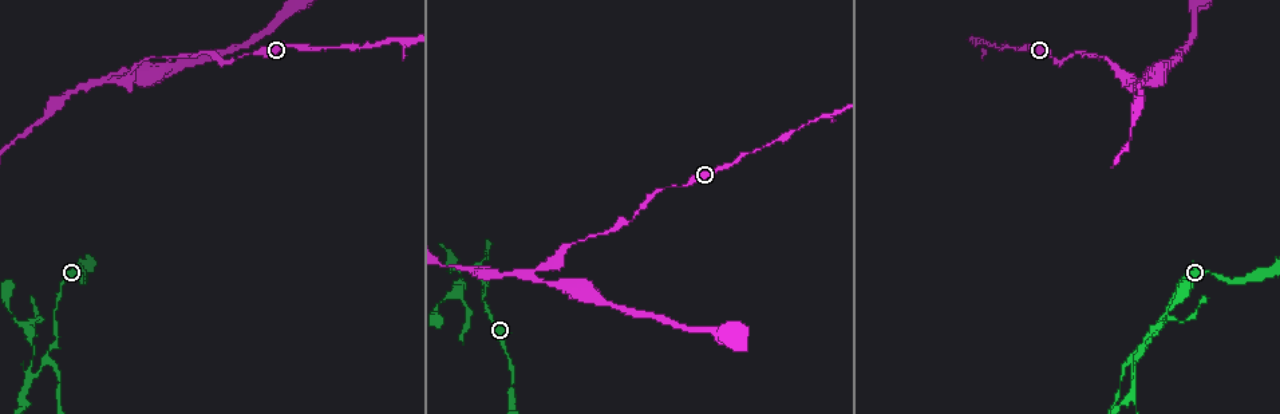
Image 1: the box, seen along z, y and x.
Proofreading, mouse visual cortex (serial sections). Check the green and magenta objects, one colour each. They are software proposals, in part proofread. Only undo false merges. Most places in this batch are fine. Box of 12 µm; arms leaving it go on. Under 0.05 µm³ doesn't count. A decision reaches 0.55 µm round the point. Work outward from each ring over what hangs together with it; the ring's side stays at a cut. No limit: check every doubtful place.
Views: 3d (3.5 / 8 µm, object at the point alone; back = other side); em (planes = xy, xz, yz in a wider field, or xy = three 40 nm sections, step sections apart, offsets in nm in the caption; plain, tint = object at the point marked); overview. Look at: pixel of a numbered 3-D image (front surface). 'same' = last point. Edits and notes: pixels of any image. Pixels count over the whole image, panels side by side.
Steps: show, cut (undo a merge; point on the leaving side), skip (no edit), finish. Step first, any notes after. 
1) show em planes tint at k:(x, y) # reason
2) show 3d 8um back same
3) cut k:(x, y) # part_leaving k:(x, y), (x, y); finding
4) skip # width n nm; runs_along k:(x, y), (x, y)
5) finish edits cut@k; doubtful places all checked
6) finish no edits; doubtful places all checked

show 3d 8um back at 1:(1053, 58) # narrows sharply

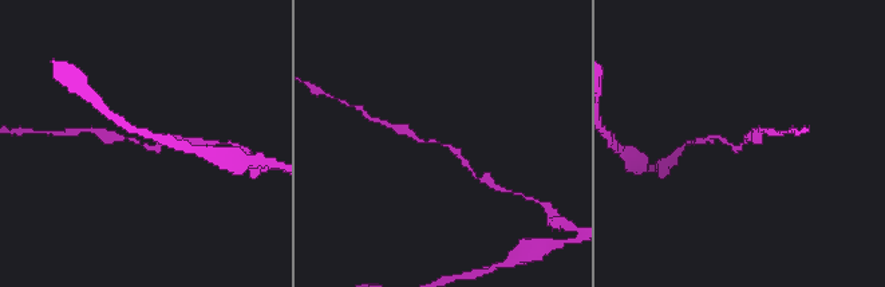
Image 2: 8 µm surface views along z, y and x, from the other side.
show em xy step 5 tint at 2:(143, 146) # arm_widths 150, 200 nm

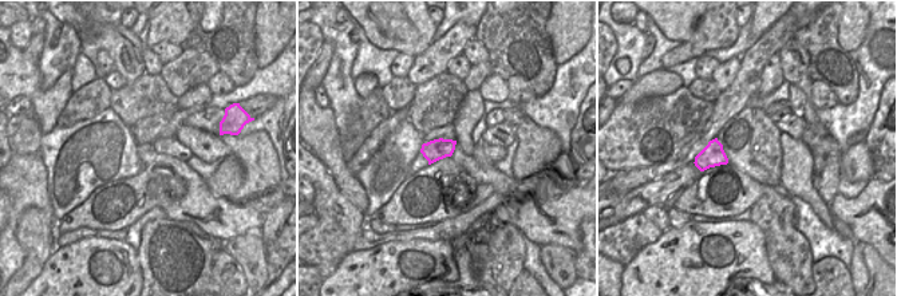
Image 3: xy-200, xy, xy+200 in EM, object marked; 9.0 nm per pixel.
skip # runs_along 2:(407, 132), (449, 146), (469, 168); continuous, no second cell

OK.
show 3d 3.5um back at 1:(1134, 81) # a fork

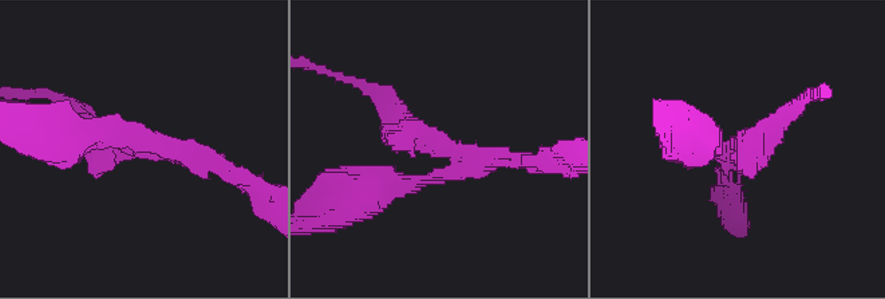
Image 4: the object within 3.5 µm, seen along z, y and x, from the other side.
show em xy step 5 tint at 4:(437, 145) # arms 3; arm_widths 150, 200, 250 nm

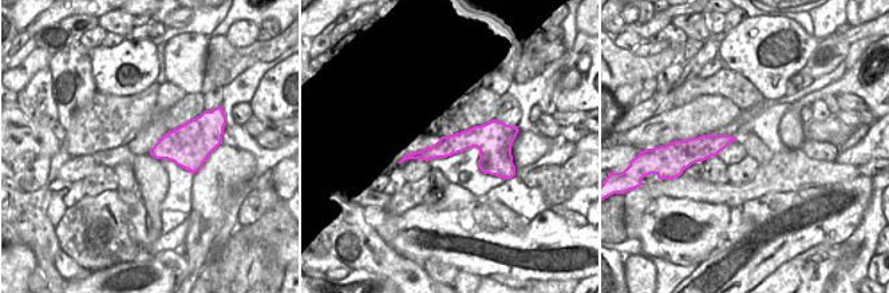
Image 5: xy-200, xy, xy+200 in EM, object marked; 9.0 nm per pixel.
skip # width 190 nm; runs_along 4:(793, 107), (759, 148), (704, 132); continuous, no second cell

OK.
show 3d 3.5um at 1:(33, 372) # side arm on a straight run

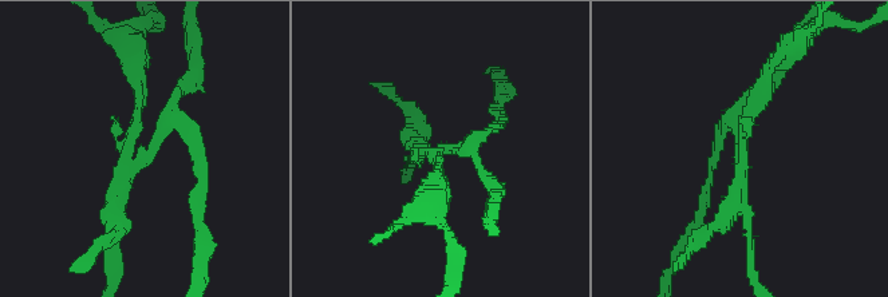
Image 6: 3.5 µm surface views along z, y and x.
show em xy step 1 tint at 6:(444, 150) # arms 3; arm_widths 150, 150, 250 nm

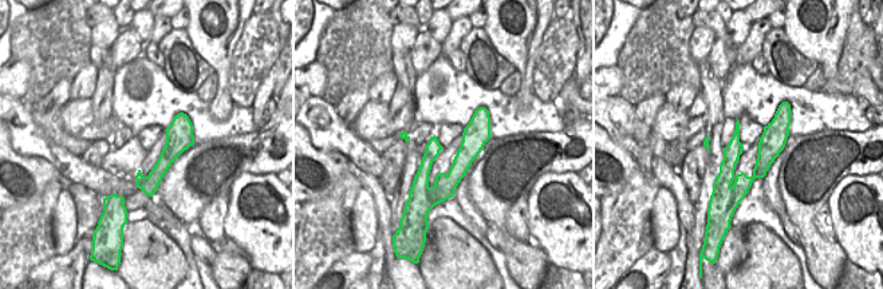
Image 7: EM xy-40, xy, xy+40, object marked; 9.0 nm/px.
cut 6:(142, 98) # width 190 nm; part_leaving 6:(141, 153), (131, 46); two cells meet here

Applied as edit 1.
finish edits cut@6; doubtful places all checked

